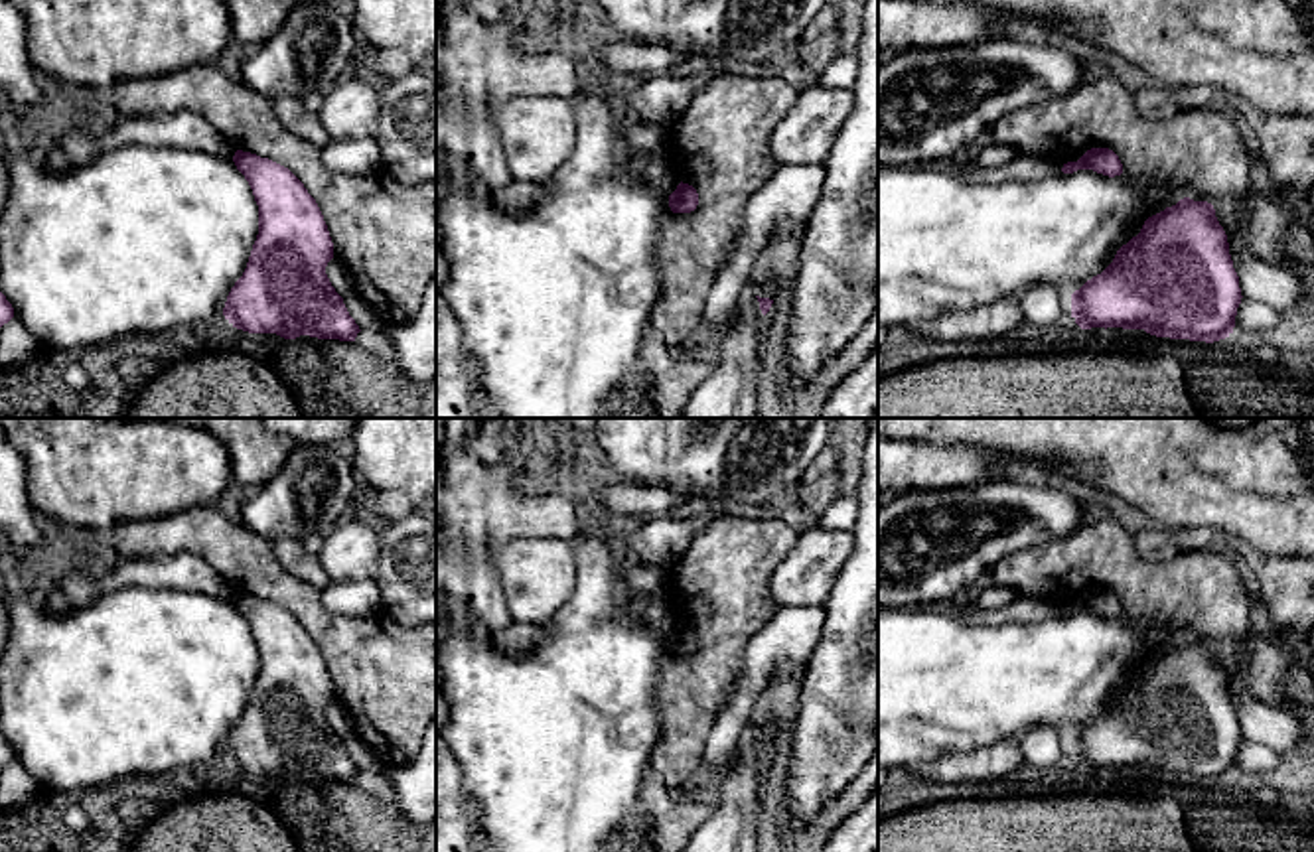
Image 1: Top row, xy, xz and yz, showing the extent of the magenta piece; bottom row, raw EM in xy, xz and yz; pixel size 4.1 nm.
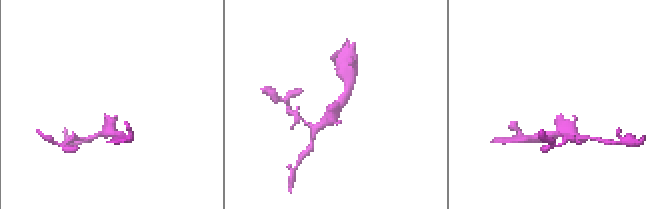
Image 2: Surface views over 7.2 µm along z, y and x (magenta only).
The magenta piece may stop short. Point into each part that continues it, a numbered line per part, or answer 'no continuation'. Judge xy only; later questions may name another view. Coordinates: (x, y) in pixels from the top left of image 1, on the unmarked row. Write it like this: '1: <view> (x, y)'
no continuation

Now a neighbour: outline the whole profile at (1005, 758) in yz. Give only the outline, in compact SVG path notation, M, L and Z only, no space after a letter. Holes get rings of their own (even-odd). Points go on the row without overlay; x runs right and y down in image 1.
M1006 738L973 753L939 757L912 769L917 779L931 783L988 783L1028 771L1030 769L1022 757L1020 738Z

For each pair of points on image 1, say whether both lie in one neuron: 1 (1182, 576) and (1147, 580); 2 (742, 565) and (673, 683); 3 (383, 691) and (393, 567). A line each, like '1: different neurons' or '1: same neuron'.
1: same neuron
2: same neuron
3: different neurons

